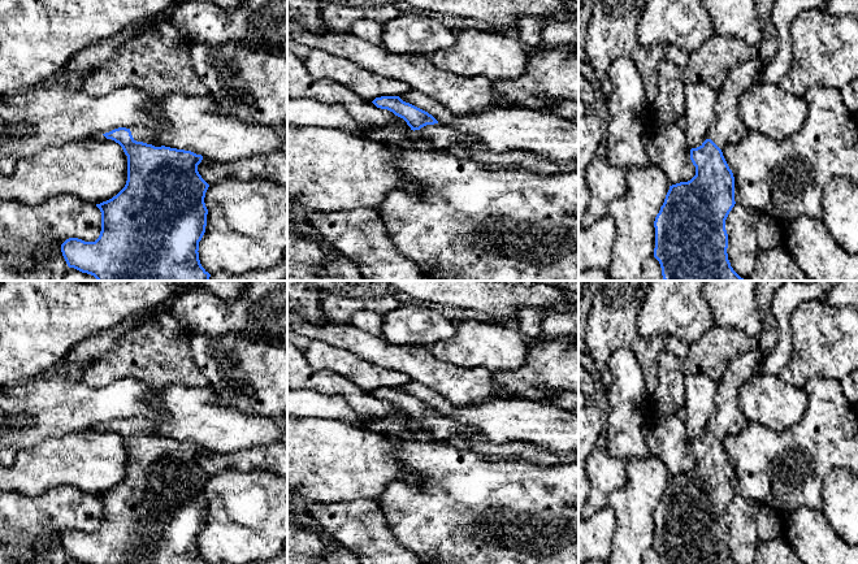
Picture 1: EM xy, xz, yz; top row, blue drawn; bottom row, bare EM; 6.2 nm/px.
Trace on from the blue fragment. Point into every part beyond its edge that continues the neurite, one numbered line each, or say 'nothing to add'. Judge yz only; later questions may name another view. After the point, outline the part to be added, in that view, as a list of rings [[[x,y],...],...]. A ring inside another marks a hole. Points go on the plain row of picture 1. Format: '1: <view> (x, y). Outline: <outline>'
1: yz (729, 420). Outline: [[[753,351],[736,357],[719,381],[716,394],[716,415],[708,421],[711,430],[720,441],[728,435],[738,434],[748,424],[738,407],[738,390],[753,377],[759,374],[766,355]]]

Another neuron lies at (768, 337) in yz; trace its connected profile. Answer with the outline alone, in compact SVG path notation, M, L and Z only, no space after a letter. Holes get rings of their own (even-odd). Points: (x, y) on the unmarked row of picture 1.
M758 281L757 305L762 320L758 337L748 335L732 327L714 324L696 343L688 355L679 357L671 352L659 356L659 381L649 399L649 409L655 418L681 413L685 399L685 378L696 372L720 381L728 365L738 356L759 351L774 351L779 330L771 301L785 281Z

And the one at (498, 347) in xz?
M463 320L452 338L429 347L442 363L458 368L486 368L493 374L520 368L528 356L528 343L515 325Z

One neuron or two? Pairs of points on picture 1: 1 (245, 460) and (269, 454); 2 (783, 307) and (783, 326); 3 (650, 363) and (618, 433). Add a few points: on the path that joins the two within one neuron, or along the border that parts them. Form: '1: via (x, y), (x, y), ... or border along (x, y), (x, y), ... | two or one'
1: via (251, 459), (263, 458) | one
2: via (783, 312), (783, 321) | one
3: border along (629, 350), (641, 368), (644, 386), (649, 398) | two

